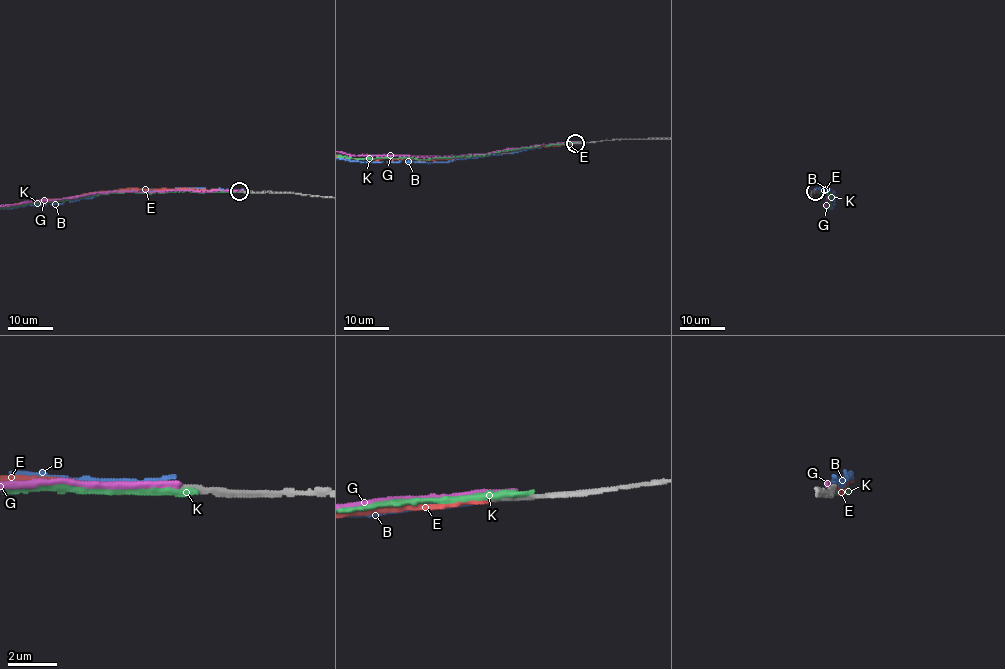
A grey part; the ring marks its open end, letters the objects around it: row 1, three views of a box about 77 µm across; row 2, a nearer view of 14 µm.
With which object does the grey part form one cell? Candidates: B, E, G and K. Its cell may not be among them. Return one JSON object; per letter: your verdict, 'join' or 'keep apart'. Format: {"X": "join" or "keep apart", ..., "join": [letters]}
{"B": "keep apart", "E": "join", "G": "keep apart", "K": "keep apart", "join": ["E"]}

